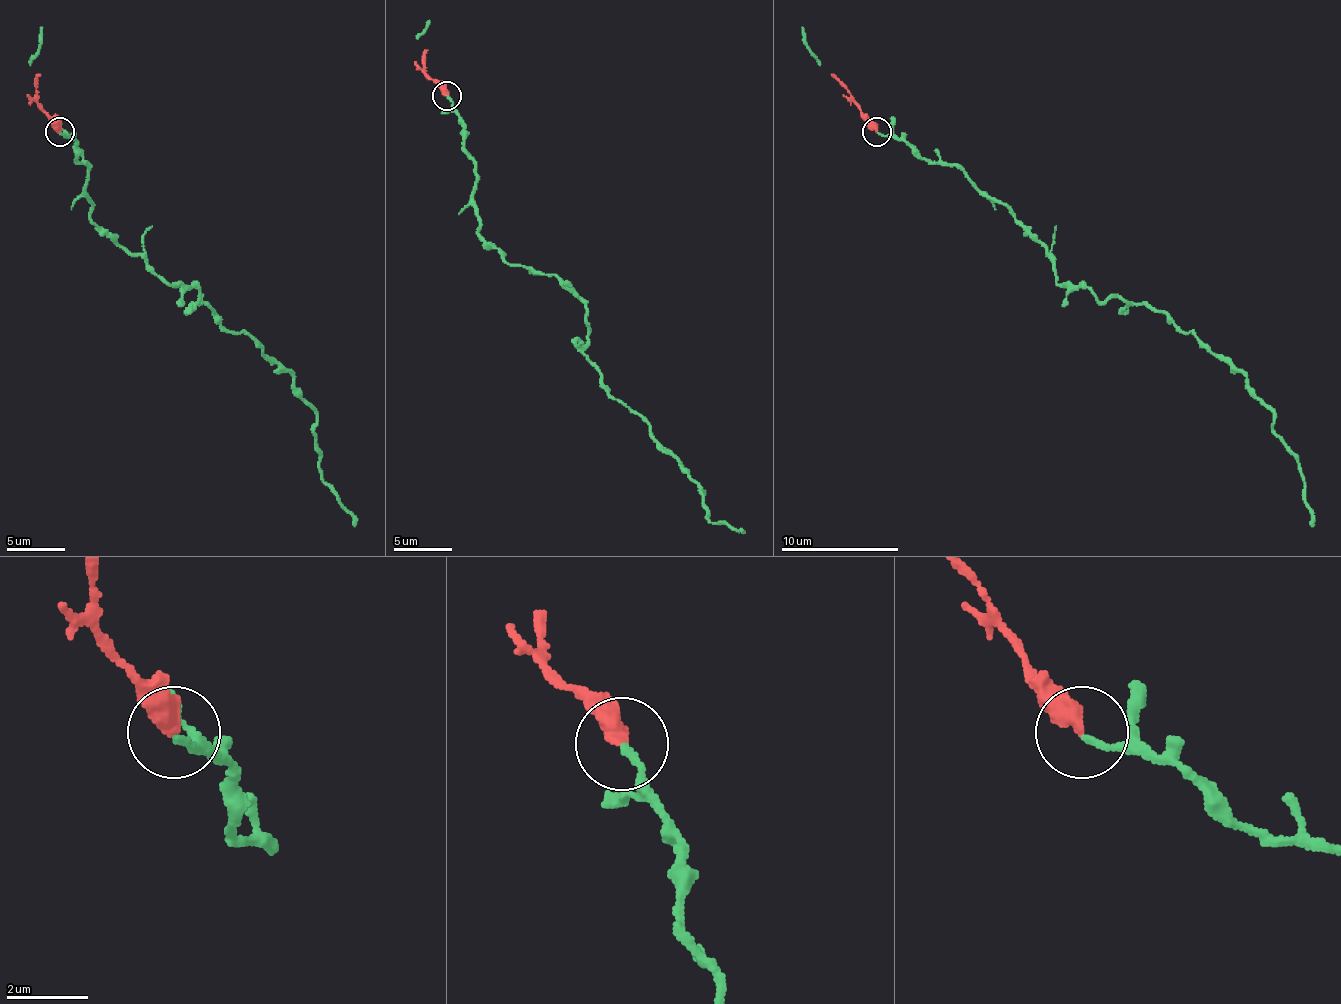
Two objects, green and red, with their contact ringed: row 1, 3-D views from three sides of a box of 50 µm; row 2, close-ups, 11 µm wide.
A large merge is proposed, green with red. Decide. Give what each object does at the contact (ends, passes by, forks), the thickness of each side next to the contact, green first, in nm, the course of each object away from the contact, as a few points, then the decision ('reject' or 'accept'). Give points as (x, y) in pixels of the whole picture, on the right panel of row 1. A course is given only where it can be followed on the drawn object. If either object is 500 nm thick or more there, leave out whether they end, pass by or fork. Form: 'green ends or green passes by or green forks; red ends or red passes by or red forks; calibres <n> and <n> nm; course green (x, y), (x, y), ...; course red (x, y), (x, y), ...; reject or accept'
green ends; red ends; calibres 150 and 480 nm; course green (878, 133), (960, 169), (1004, 204), (1045, 248), (1059, 283), (1142, 304), (1224, 356), (1274, 415), (1312, 527); course red (878, 131), (831, 75); accept

